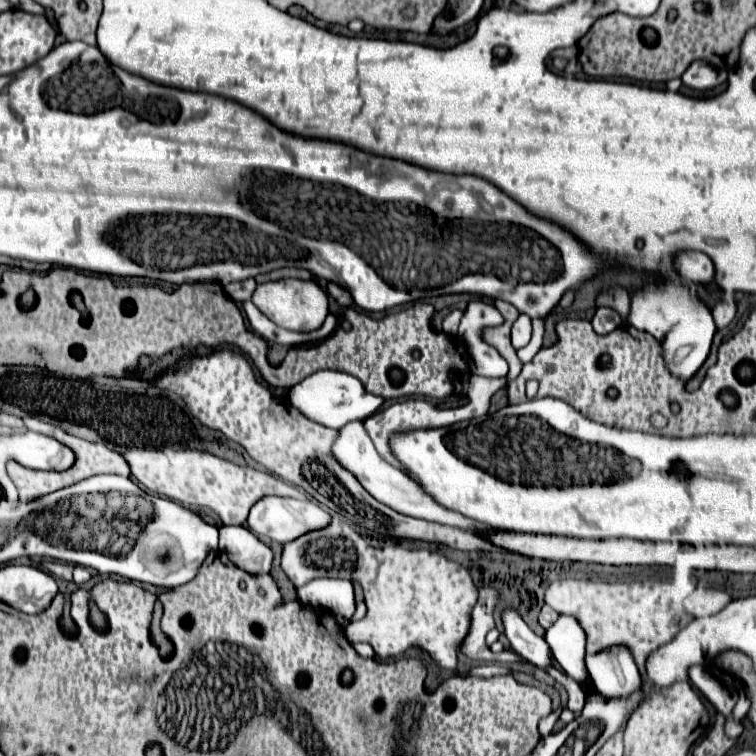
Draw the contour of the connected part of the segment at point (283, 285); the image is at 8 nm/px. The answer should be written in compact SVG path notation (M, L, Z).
M283 279L283 281L273 281L273 283L257 285L251 301L275 325L279 325L283 329L291 329L291 331L313 331L315 327L319 327L323 323L323 319L329 313L327 293L311 279L309 281Z

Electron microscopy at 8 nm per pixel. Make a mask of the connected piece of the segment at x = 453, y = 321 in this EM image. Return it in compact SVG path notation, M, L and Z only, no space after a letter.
M459 309L451 311L451 313L445 317L445 321L443 321L443 331L447 331L449 335L455 335L455 333L457 333L457 327L459 327L459 321L461 321L461 317L463 317L463 313L461 313Z

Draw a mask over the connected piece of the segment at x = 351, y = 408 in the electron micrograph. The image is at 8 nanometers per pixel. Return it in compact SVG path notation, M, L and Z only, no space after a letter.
M317 371L297 383L293 389L289 389L289 403L299 413L331 429L341 429L345 427L345 423L367 419L373 413L373 401L373 395L365 391L363 383L357 377L339 371Z

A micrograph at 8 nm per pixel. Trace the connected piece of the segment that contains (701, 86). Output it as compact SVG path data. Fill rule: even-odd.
M697 59L687 67L687 71L681 75L681 79L687 87L705 91L705 89L711 89L711 87L723 83L727 79L727 75L725 75L725 71L715 69L713 65Z

